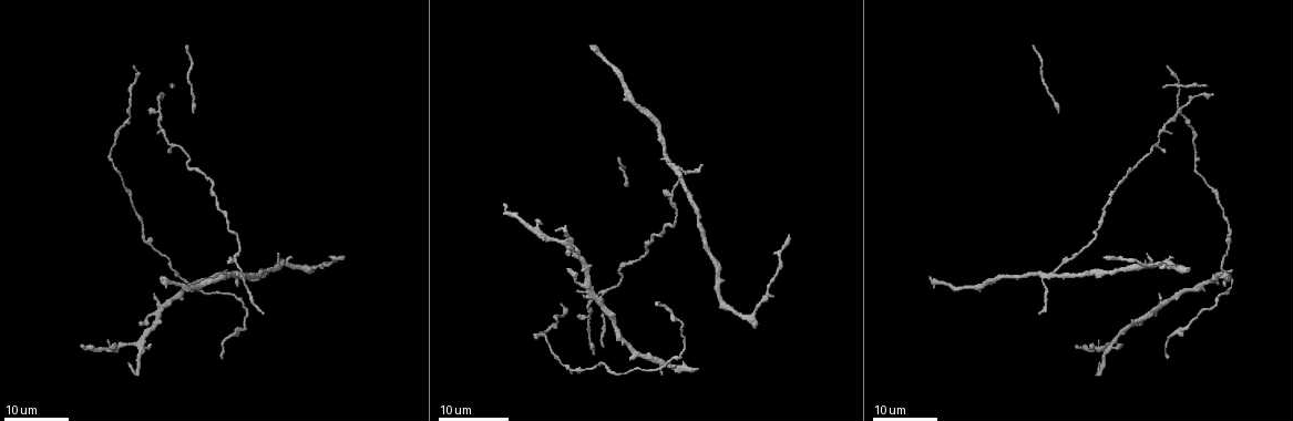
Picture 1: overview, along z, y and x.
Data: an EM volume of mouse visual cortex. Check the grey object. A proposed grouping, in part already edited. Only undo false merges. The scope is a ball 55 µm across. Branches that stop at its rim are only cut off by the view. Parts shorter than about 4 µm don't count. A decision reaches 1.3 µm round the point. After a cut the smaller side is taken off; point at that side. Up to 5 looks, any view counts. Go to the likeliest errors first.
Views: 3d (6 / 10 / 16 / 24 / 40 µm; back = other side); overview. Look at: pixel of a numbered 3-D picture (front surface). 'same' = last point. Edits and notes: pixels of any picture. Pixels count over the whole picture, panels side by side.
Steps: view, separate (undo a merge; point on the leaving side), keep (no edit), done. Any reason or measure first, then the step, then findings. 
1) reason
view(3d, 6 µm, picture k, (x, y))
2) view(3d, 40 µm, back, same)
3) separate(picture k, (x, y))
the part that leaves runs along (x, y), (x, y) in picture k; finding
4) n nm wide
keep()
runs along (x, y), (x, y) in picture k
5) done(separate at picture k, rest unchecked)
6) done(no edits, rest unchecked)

small branch off a trunk
view(3d, 24 µm, picture 1, (243, 278))

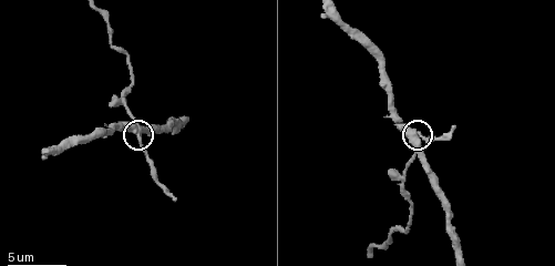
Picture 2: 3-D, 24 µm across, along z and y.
view(3d, 10 µm, picture 2, (136, 131))

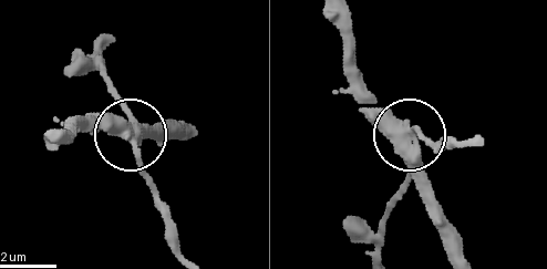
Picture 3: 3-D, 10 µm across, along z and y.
330 nm wide
keep()
all the same neuron

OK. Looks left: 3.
three-way junction
view(3d, 16 µm, picture 1, (157, 111))

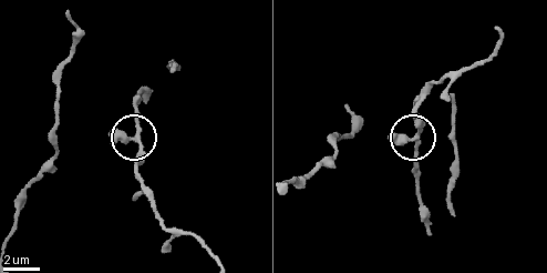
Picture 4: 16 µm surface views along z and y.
view(3d, 6 µm, picture 4, (136, 140))

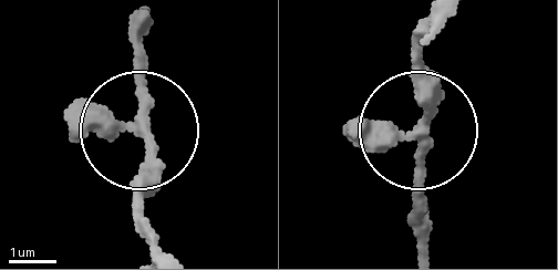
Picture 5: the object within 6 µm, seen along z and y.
250 nm wide
keep()
continuous, no second neuron

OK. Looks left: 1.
done(no edits, rest unchecked)

